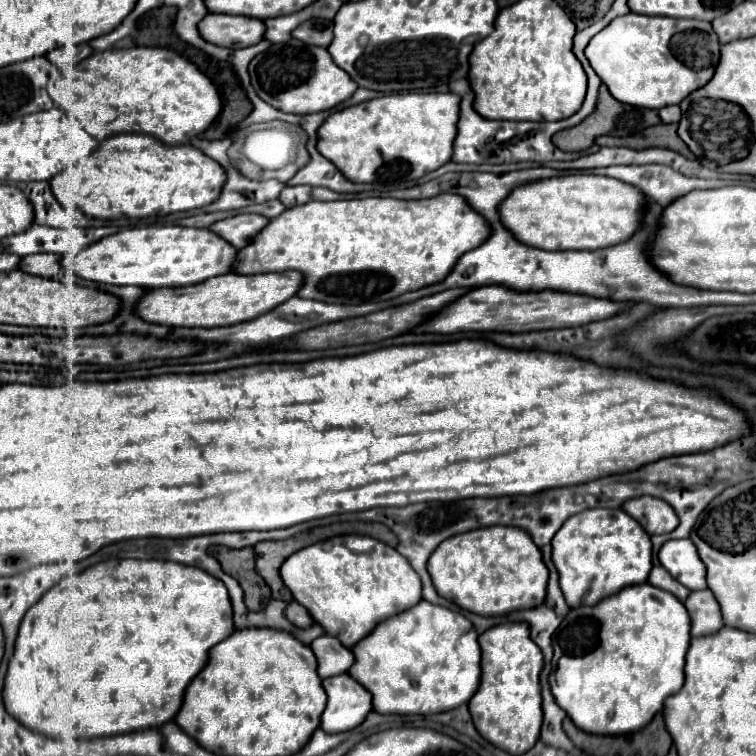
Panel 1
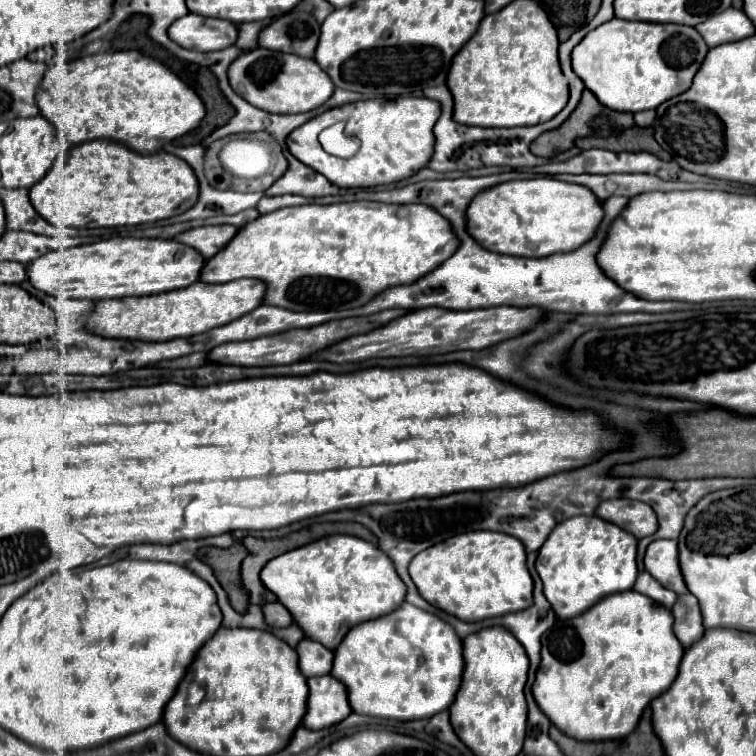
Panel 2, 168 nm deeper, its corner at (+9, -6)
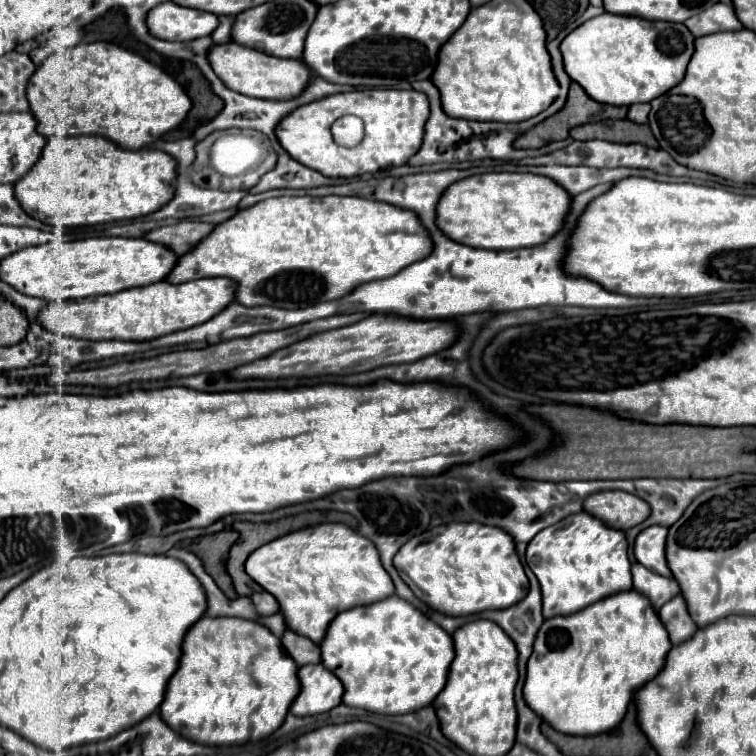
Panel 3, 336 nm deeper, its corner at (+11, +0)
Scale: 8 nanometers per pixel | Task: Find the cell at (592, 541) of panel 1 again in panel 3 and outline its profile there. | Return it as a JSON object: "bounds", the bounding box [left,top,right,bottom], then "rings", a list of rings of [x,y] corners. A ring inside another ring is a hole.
{"bounds":[525,513,631,619],"rings":[[[589,513],[569,515],[529,541],[525,561],[541,585],[545,619],[585,609],[601,597],[631,589],[631,565],[627,559],[625,533],[603,525]]]}

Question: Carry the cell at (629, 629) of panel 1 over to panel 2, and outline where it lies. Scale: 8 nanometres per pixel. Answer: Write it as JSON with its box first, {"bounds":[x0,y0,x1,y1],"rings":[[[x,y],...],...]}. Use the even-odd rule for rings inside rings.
{"bounds":[533,591,683,741],"rings":[[[625,591],[625,593],[615,593],[615,595],[607,595],[605,599],[601,599],[595,607],[591,607],[589,611],[585,611],[583,615],[577,615],[573,619],[559,619],[549,631],[543,633],[541,639],[541,665],[533,683],[533,695],[535,701],[539,703],[541,711],[551,719],[551,723],[561,729],[565,735],[579,739],[579,741],[605,741],[605,739],[623,739],[629,733],[633,733],[633,729],[637,727],[637,721],[641,719],[645,707],[651,703],[651,699],[659,697],[663,691],[667,691],[667,687],[671,687],[671,683],[675,681],[675,675],[679,671],[679,659],[683,657],[683,645],[679,643],[679,639],[675,639],[675,633],[671,631],[671,611],[659,603],[655,603],[653,599],[649,599],[647,595],[641,595],[637,591]]]}

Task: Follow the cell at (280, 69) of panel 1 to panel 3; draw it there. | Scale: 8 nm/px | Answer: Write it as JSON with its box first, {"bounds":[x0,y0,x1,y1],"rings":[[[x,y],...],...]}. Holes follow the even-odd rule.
{"bounds":[209,41,311,99],"rings":[[[233,41],[213,45],[213,49],[209,49],[209,63],[211,63],[213,71],[217,73],[217,77],[229,89],[243,93],[243,95],[259,97],[259,99],[291,99],[291,97],[297,97],[307,87],[309,77],[311,77],[307,65],[303,61],[271,57],[267,53],[237,45]]]}

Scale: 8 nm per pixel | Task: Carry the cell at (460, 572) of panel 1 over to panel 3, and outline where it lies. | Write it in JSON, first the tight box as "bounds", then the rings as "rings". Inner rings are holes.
{"bounds":[393,521,527,615],"rings":[[[453,521],[449,525],[439,525],[437,529],[429,529],[417,537],[411,537],[393,557],[393,565],[417,599],[447,615],[469,615],[485,609],[505,609],[509,605],[515,605],[527,591],[527,577],[515,553],[513,539],[497,527],[479,523]]]}

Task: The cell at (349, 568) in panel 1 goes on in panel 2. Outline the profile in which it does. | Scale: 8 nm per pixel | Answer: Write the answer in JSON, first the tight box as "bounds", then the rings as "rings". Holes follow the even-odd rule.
{"bounds":[261,535,405,649],"rings":[[[329,535],[323,539],[317,539],[309,545],[297,547],[293,551],[287,551],[275,559],[271,559],[263,571],[261,581],[269,591],[277,595],[277,599],[291,611],[295,623],[303,629],[305,637],[315,639],[323,643],[327,649],[335,649],[347,631],[363,621],[371,621],[383,615],[389,615],[391,611],[399,609],[405,601],[405,587],[399,579],[391,559],[379,551],[373,543],[367,543],[353,535]]]}

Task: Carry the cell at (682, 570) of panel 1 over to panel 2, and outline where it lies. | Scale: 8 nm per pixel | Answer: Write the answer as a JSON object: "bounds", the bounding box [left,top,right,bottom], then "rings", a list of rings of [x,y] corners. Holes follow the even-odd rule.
{"bounds":[645,539,687,595],"rings":[[[657,539],[647,547],[645,569],[667,589],[681,595],[687,591],[683,583],[683,575],[679,571],[679,549],[677,541]]]}

